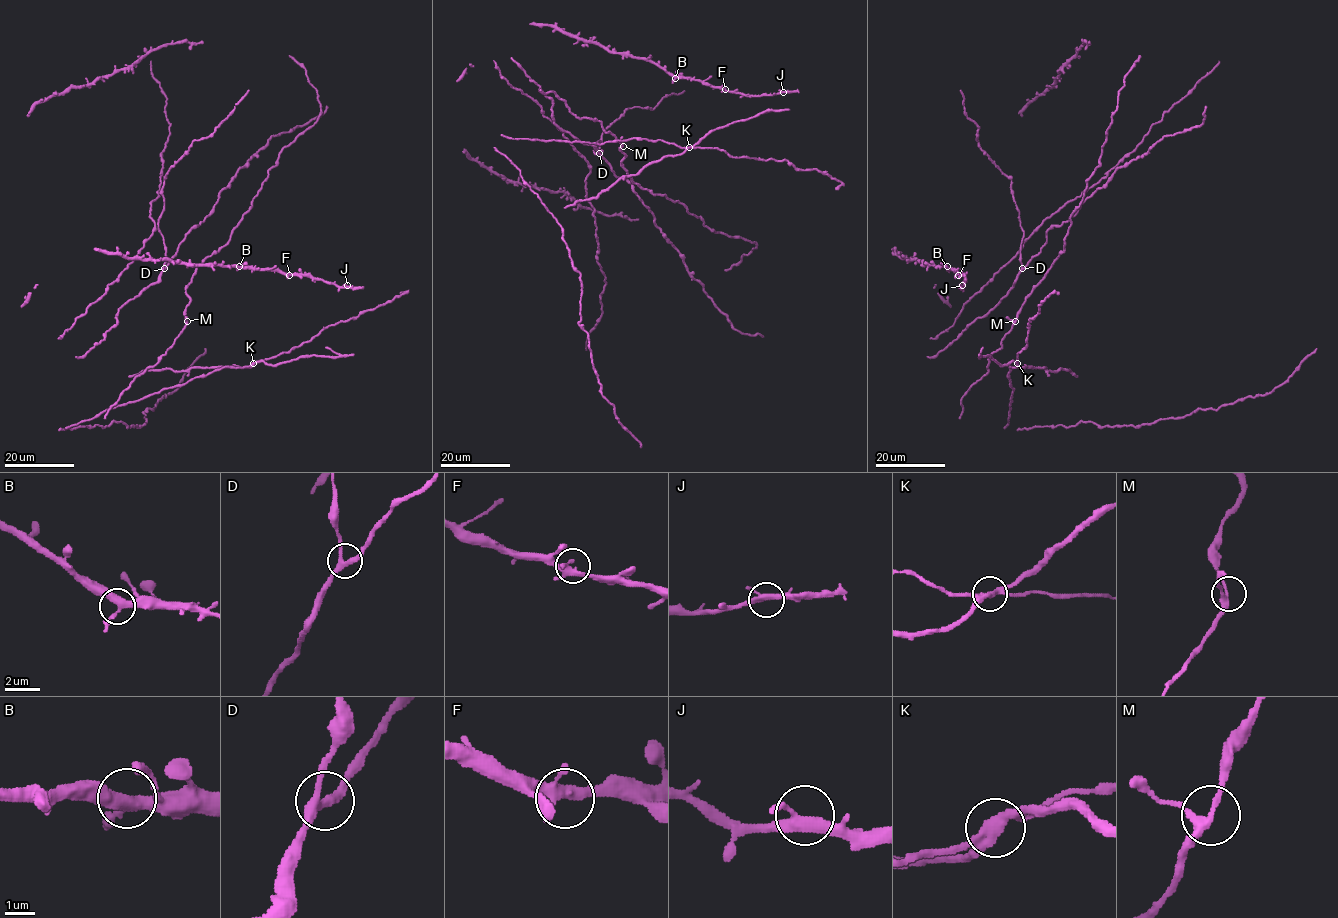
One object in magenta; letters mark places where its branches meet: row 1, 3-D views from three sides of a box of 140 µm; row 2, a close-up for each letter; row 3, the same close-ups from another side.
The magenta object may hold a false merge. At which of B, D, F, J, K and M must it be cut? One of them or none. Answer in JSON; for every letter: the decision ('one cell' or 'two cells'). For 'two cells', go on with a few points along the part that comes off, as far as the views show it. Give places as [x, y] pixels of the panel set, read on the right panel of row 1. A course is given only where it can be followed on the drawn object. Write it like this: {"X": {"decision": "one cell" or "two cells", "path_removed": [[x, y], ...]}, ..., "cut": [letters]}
{"B": {"decision": "one cell"}, "D": {"decision": "one cell"}, "F": {"decision": "one cell"}, "J": {"decision": "one cell"}, "K": {"decision": "two cells", "path_removed": [[1017, 363], [1020, 367], [1047, 370], [1066, 369], [1077, 376]]}, "M": {"decision": "one cell"}, "cut": ["K"]}

